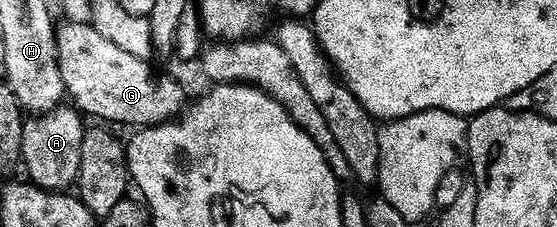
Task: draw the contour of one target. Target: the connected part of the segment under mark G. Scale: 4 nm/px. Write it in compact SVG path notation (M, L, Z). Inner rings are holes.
M63 22L57 28L58 32L58 60L60 61L60 77L64 77L66 94L69 102L83 116L91 115L94 121L101 121L106 125L119 123L129 129L145 129L147 127L160 127L164 123L177 120L188 103L186 91L169 77L157 79L149 62L144 59L132 57L102 37L90 23Z

